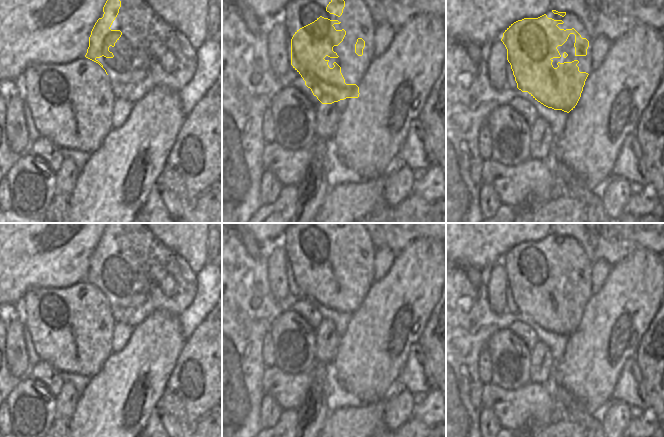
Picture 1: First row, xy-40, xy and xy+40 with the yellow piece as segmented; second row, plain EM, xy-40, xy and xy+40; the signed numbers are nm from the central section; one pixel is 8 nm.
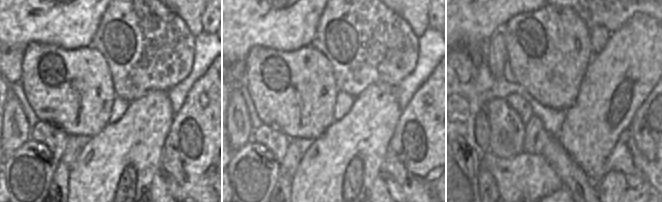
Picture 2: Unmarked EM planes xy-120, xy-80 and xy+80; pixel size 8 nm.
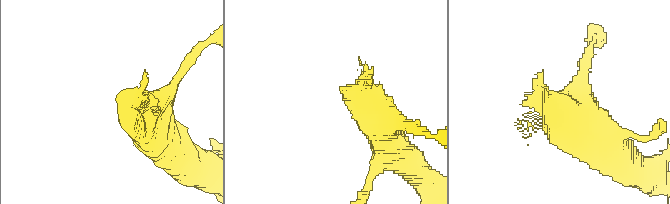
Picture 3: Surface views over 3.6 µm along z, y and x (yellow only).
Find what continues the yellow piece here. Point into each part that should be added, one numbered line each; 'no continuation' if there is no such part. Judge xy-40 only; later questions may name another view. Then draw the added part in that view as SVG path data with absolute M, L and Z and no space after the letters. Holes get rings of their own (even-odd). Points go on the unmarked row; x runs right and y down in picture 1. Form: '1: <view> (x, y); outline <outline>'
1: xy-40 (71, 328); outline M85 280L68 288L34 288L26 292L18 319L25 325L37 356L60 372L92 378L111 353L116 322L110 302L98 287Z

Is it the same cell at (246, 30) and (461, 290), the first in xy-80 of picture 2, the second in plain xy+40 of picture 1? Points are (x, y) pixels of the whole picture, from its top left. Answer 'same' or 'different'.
different

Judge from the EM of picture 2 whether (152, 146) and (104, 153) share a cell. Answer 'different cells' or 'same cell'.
same cell

